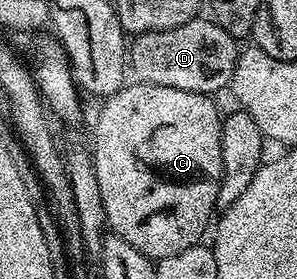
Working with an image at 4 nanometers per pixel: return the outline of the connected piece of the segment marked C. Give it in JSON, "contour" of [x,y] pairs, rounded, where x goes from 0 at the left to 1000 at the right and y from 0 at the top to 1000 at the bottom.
{"contour":[[[424,297],[407,308],[407,323],[387,341],[350,351],[340,394],[327,405],[327,437],[313,448],[313,520],[306,516],[306,559],[313,570],[313,595],[320,599],[320,642],[333,642],[333,699],[347,713],[347,742],[354,746],[354,785],[364,817],[377,832],[397,835],[414,857],[428,857],[428,871],[441,871],[441,885],[455,885],[481,914],[495,914],[505,928],[539,928],[545,921],[572,921],[576,914],[603,914],[616,900],[630,900],[646,878],[667,875],[680,860],[677,849],[690,835],[690,817],[707,817],[710,796],[721,789],[724,760],[734,746],[731,703],[737,699],[737,656],[744,652],[744,631],[751,627],[751,556],[744,552],[744,437],[751,430],[747,409],[731,409],[731,376],[714,344],[700,333],[660,333],[657,326],[609,326],[603,312],[542,312],[535,305],[495,305],[485,297]]]}

